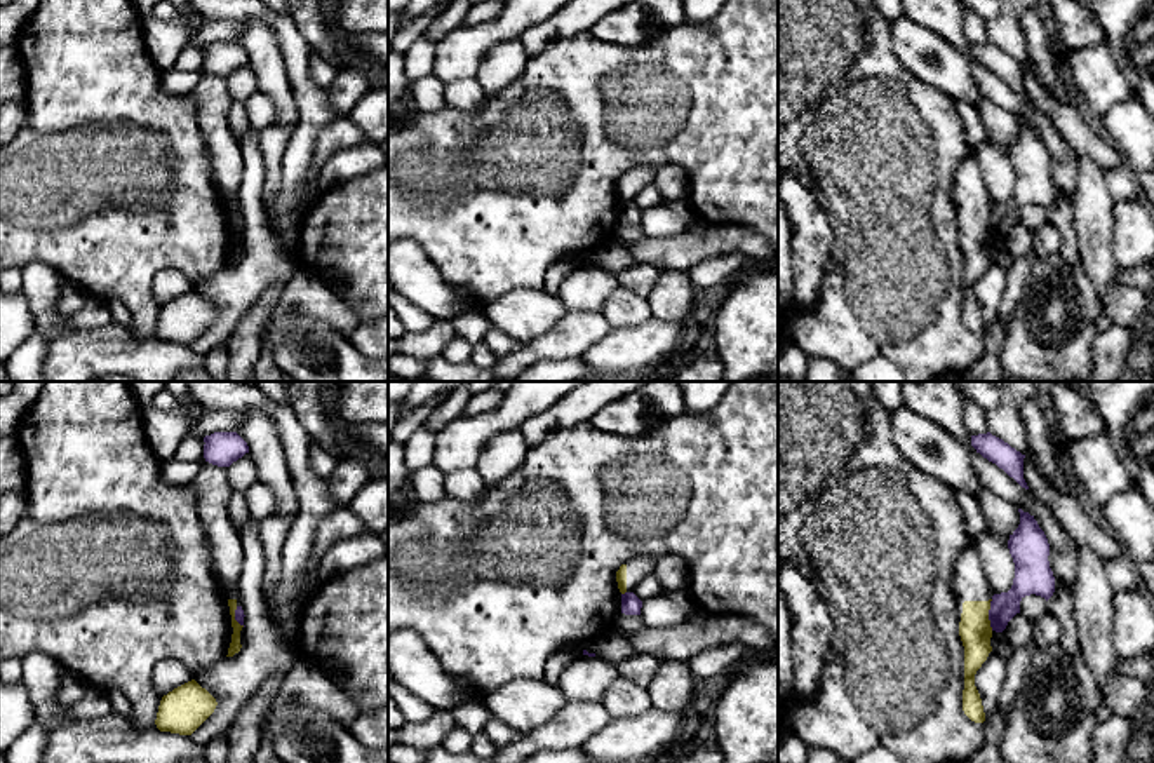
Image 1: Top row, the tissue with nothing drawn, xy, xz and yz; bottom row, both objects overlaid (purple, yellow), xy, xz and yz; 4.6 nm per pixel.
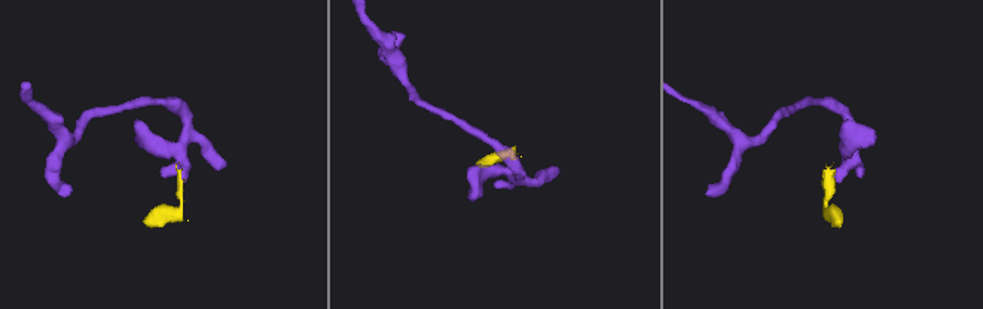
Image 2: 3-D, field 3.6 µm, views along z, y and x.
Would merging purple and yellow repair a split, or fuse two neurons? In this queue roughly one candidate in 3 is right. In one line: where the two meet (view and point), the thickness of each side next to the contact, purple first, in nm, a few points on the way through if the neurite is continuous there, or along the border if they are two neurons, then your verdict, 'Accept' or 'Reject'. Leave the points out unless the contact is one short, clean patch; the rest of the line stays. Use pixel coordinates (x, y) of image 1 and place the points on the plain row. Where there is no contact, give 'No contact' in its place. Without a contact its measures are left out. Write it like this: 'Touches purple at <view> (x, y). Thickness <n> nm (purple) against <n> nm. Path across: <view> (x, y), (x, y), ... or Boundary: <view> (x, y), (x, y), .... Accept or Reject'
Touches purple at yz (989, 225). Thickness 140 nm (purple) against 150 nm. Boundary: yz (992, 209), (989, 220), (991, 239). Reject

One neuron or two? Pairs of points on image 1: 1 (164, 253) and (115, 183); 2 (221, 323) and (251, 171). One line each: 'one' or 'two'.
1: one
2: one

